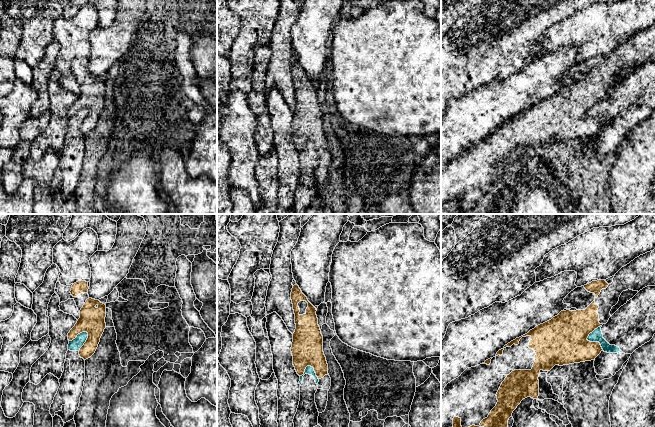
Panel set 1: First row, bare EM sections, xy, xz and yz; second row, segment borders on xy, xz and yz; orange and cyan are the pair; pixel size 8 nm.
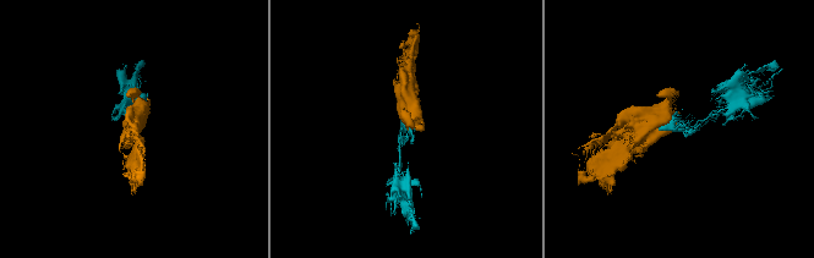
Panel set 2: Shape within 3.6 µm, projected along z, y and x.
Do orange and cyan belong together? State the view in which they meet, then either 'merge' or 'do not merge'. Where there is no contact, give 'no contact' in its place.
yz | do not merge

